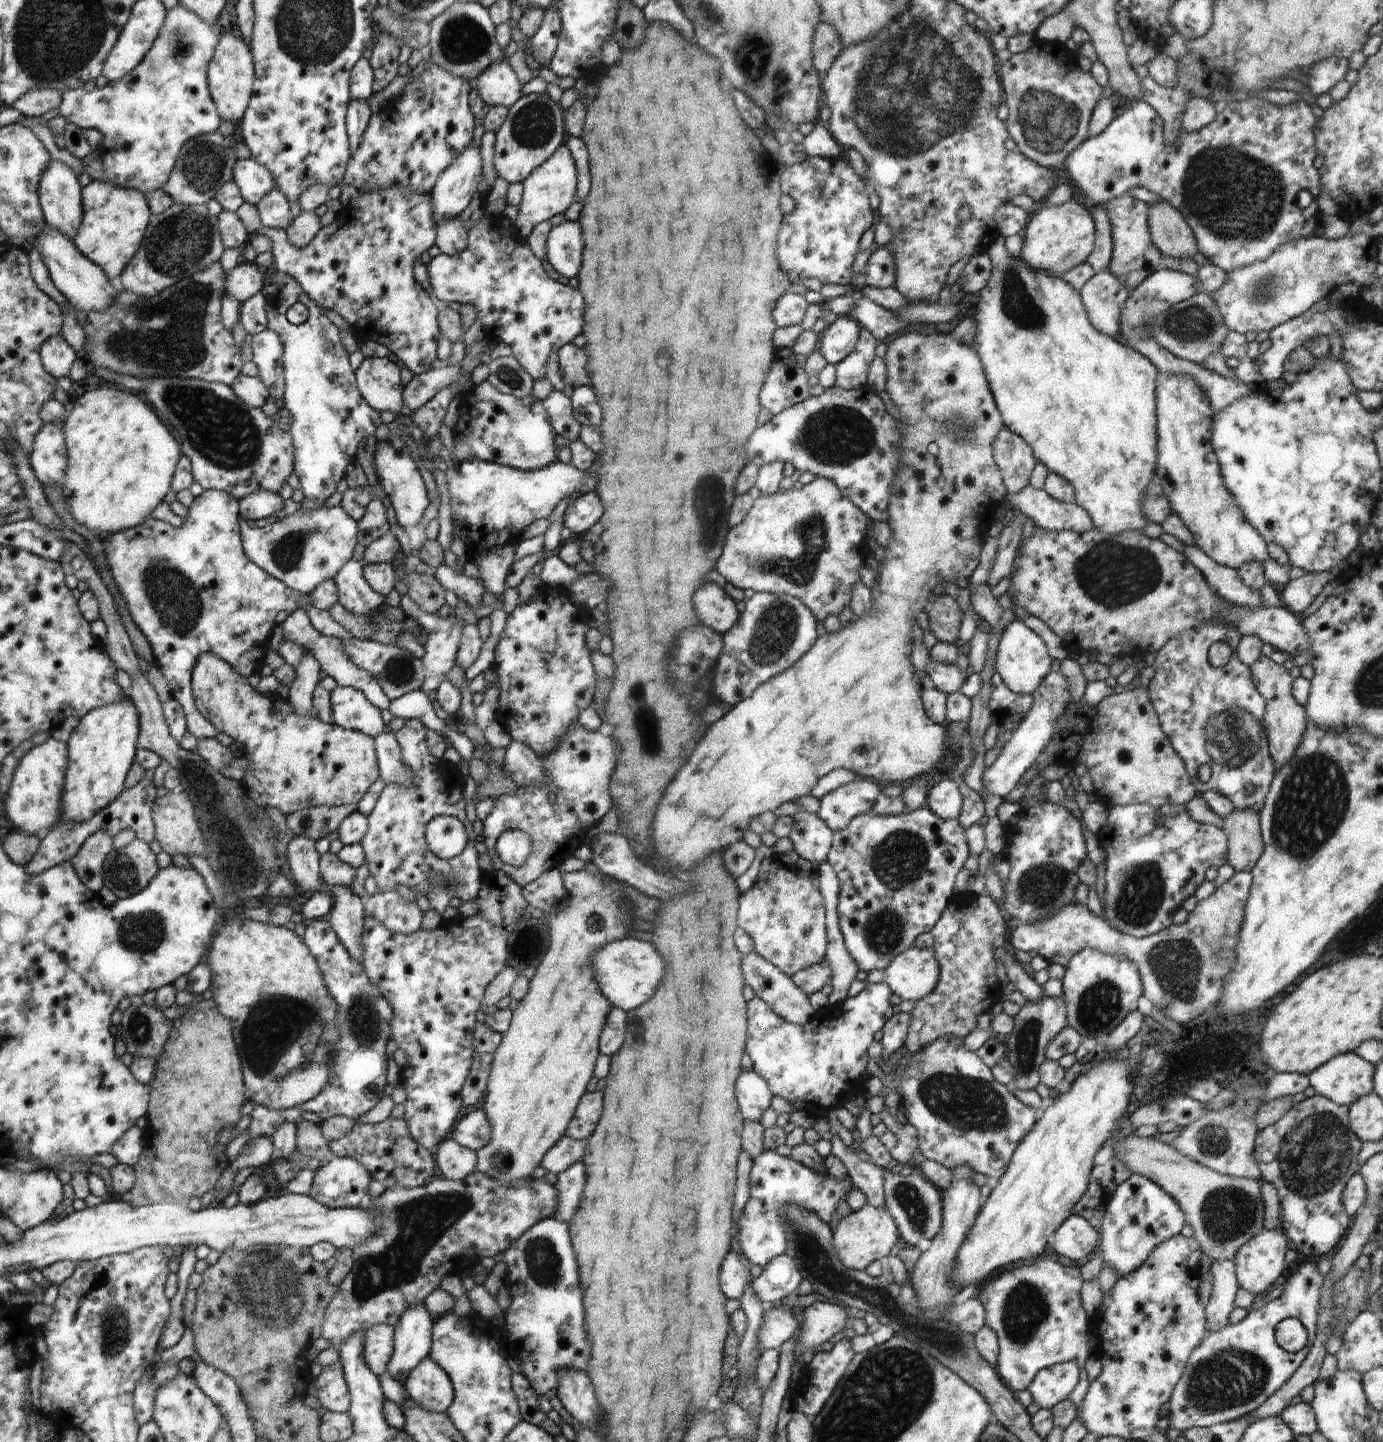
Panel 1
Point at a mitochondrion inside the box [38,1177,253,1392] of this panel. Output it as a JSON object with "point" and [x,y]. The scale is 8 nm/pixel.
{"point":[116,1326]}

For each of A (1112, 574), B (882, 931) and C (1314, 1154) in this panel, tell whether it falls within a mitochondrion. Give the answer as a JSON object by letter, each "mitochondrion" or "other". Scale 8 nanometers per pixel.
{"A":"mitochondrion","B":"mitochondrion","C":"mitochondrion"}

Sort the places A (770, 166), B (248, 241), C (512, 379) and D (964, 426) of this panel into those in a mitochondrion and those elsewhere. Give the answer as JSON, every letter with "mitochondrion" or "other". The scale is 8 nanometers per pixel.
{"A":"other","B":"other","C":"mitochondrion","D":"mitochondrion"}

